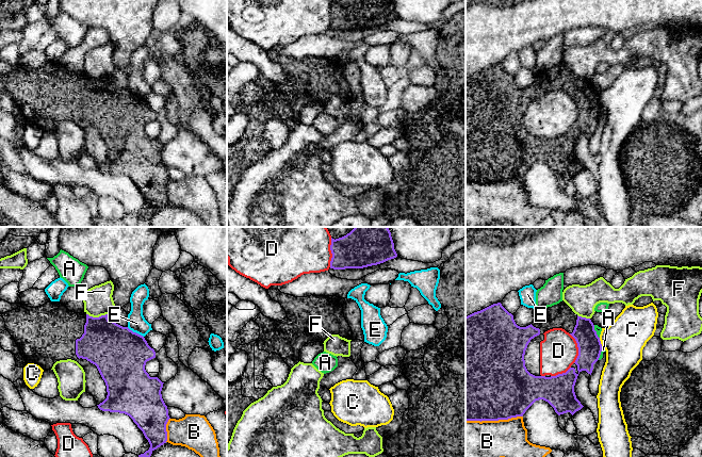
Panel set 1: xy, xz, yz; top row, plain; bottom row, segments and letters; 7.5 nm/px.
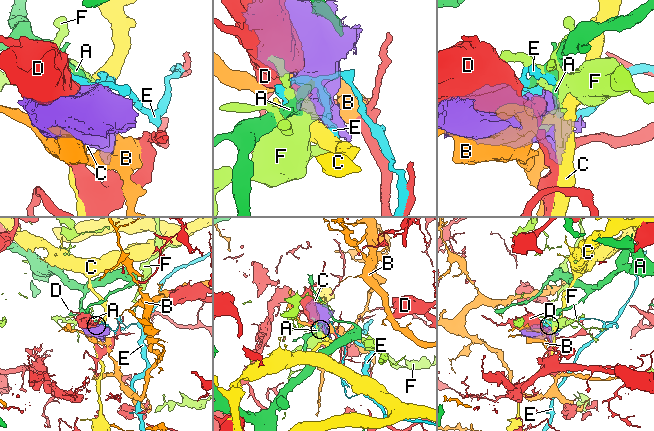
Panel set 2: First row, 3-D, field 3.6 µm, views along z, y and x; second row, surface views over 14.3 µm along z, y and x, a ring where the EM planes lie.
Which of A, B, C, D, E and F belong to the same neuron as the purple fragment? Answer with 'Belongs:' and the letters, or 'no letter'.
Belongs: no letter

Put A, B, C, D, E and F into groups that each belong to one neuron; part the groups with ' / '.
A / B / C / D / E / F

